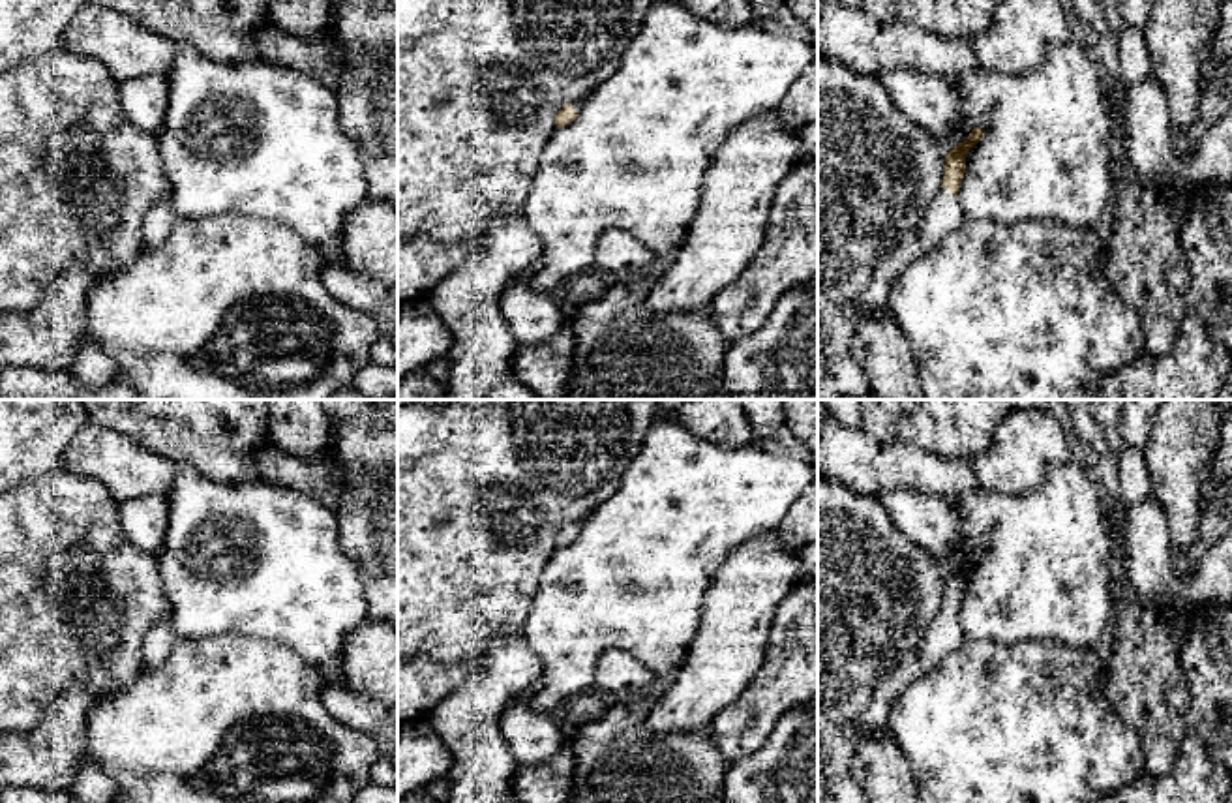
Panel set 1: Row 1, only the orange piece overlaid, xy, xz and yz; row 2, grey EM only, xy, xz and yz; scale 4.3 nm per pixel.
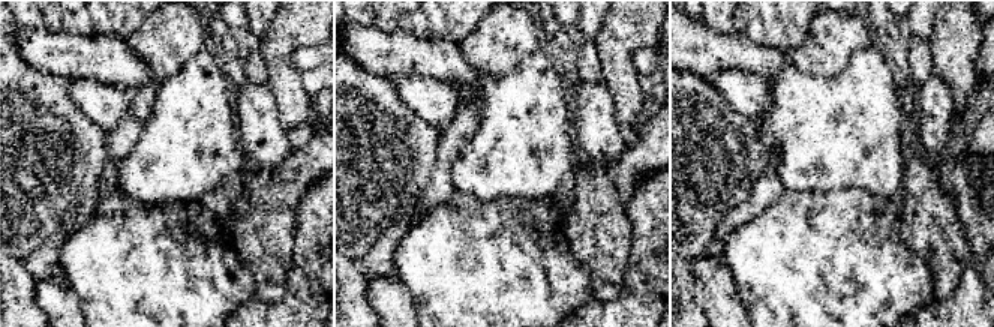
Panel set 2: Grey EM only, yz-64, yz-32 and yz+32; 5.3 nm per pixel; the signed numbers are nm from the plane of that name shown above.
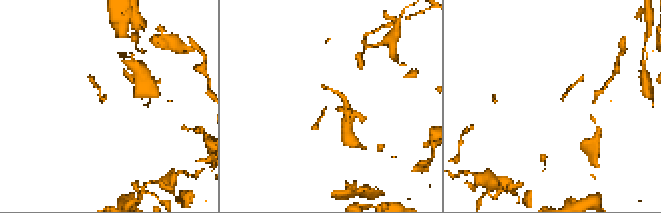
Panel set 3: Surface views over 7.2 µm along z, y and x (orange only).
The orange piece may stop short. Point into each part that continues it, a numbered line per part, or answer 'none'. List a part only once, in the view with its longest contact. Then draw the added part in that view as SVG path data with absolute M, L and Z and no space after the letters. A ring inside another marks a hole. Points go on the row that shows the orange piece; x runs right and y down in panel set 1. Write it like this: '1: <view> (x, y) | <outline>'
1: yz (944, 216) | M941 188L919 229L902 238L883 257L866 289L857 296L851 308L872 315L891 315L889 293L894 278L943 236L956 231L964 220L966 216L960 208L958 197L954 197L947 188Z

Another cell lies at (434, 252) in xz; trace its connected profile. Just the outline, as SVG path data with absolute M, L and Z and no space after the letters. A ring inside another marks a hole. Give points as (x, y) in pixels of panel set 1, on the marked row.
M398 238L398 302L428 296L441 280L469 263L478 248L478 240L446 244Z

